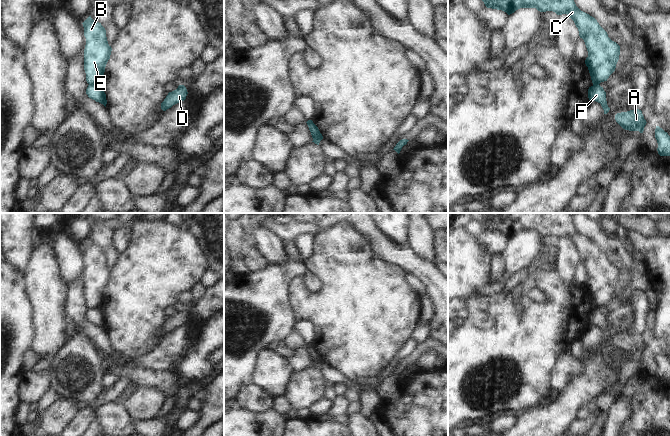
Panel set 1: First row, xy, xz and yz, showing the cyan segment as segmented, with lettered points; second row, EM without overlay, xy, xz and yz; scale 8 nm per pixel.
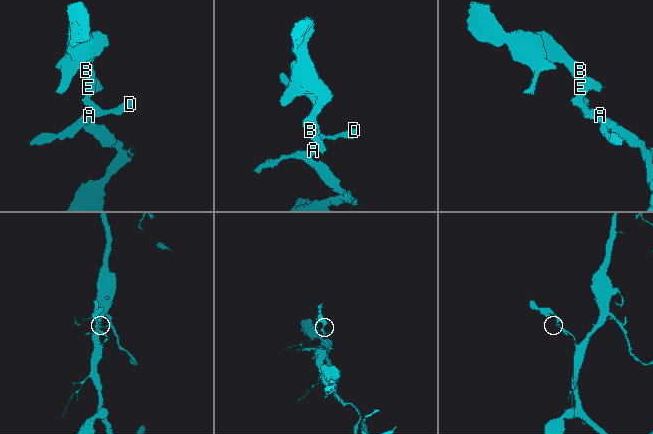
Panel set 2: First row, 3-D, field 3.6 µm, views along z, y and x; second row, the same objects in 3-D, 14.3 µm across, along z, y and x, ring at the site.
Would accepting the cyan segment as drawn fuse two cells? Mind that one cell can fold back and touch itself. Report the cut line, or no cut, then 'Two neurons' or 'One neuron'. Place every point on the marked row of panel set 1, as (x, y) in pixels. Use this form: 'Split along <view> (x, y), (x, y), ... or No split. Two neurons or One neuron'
Split along xy (98, 83), (89, 85). Two neurons.

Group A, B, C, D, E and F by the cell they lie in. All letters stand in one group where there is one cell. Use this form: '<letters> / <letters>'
A D F / B C E

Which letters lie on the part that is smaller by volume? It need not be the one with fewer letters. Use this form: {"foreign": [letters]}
{"foreign": ["B", "C", "E"]}

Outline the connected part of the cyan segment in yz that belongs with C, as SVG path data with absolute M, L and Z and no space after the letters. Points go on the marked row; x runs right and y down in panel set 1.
M482 0L487 8L502 10L508 15L520 8L536 8L540 12L553 11L557 15L567 14L585 42L588 67L593 85L607 81L615 71L619 60L620 46L612 41L597 20L581 11L574 0Z

